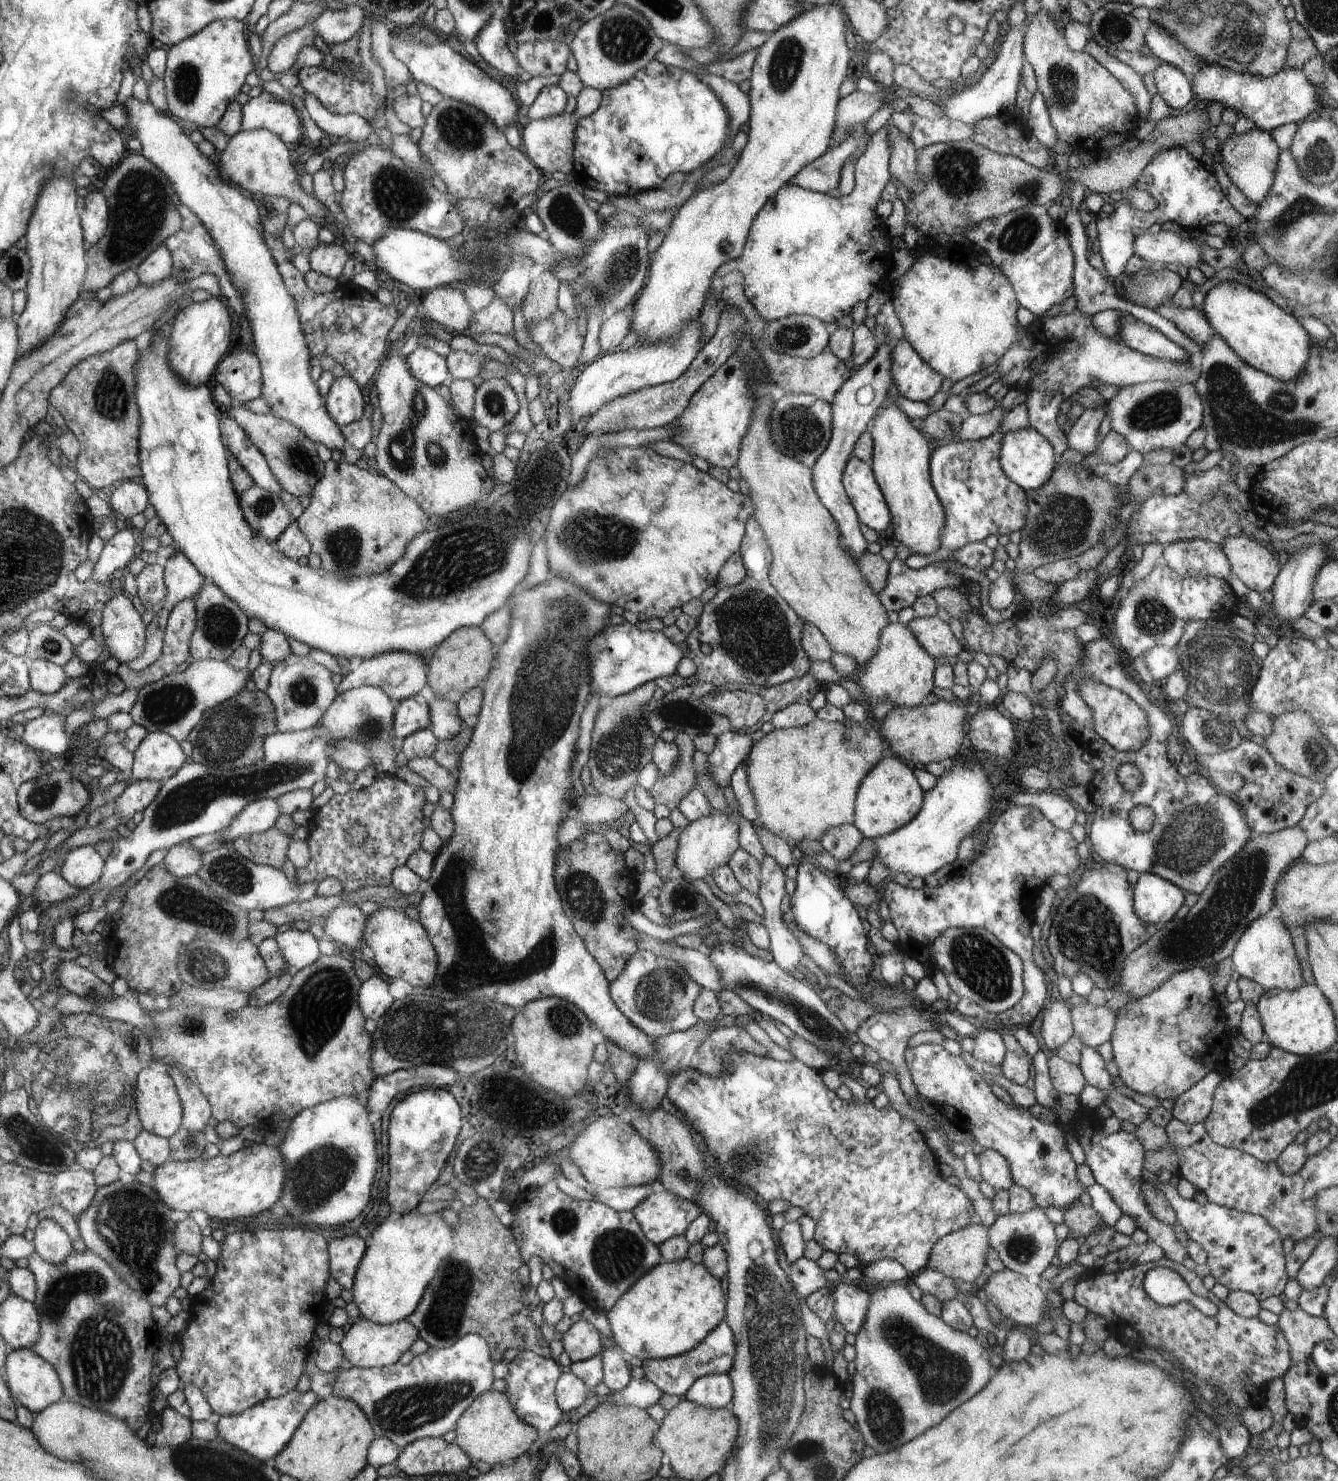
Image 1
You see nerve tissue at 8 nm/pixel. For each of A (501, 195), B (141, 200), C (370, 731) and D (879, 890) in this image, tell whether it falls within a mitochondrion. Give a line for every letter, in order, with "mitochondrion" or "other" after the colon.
A: other
B: mitochondrion
C: mitochondrion
D: other

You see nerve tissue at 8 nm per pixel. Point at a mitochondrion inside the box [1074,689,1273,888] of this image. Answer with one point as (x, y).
(1196, 833)

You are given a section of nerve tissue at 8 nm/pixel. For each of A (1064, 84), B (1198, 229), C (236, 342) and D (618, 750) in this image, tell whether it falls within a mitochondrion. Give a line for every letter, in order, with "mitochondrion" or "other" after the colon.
A: mitochondrion
B: other
C: other
D: mitochondrion

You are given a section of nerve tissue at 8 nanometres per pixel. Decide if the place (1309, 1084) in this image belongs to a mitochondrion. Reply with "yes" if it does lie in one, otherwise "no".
yes

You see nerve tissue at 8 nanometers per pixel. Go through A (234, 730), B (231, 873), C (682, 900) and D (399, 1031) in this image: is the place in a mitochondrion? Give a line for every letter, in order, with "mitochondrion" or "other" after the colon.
A: mitochondrion
B: mitochondrion
C: mitochondrion
D: mitochondrion

